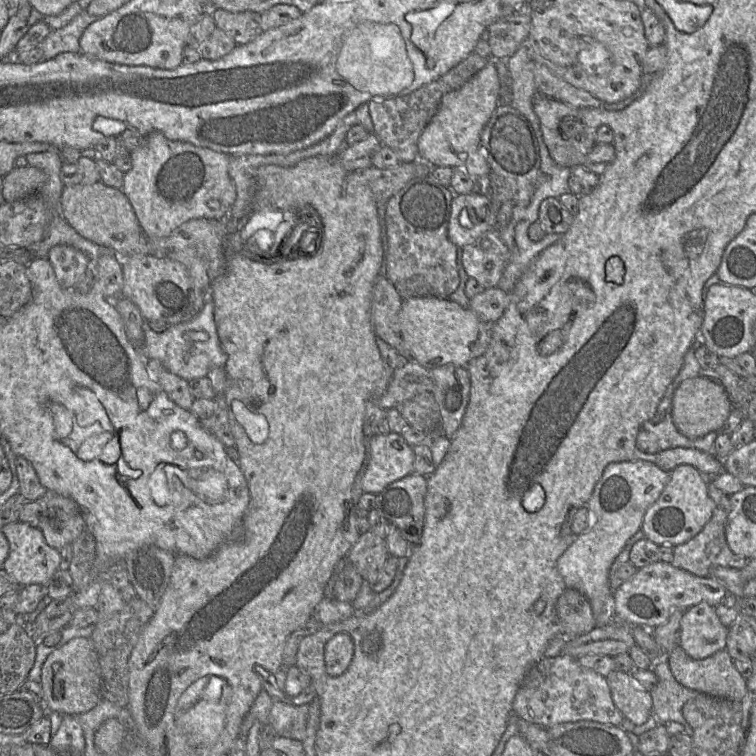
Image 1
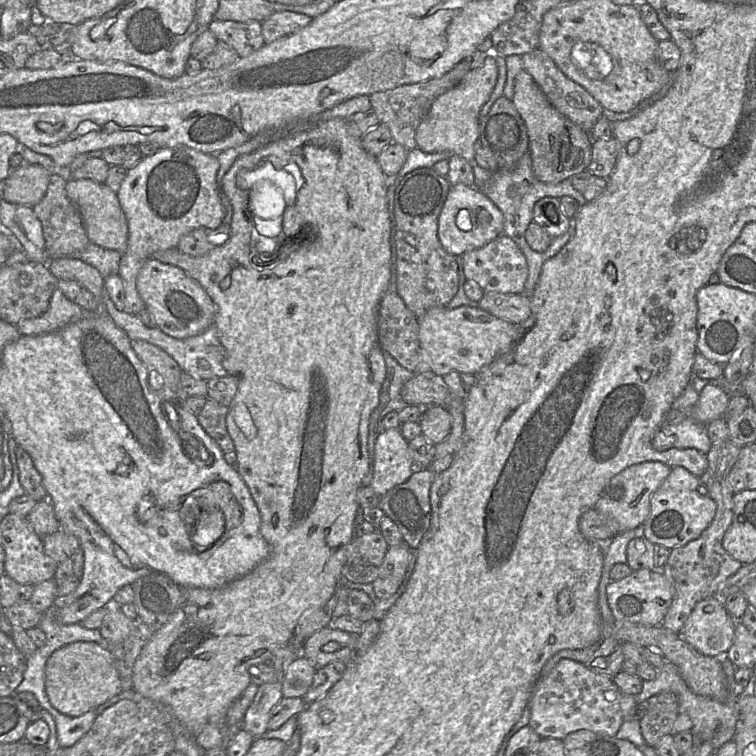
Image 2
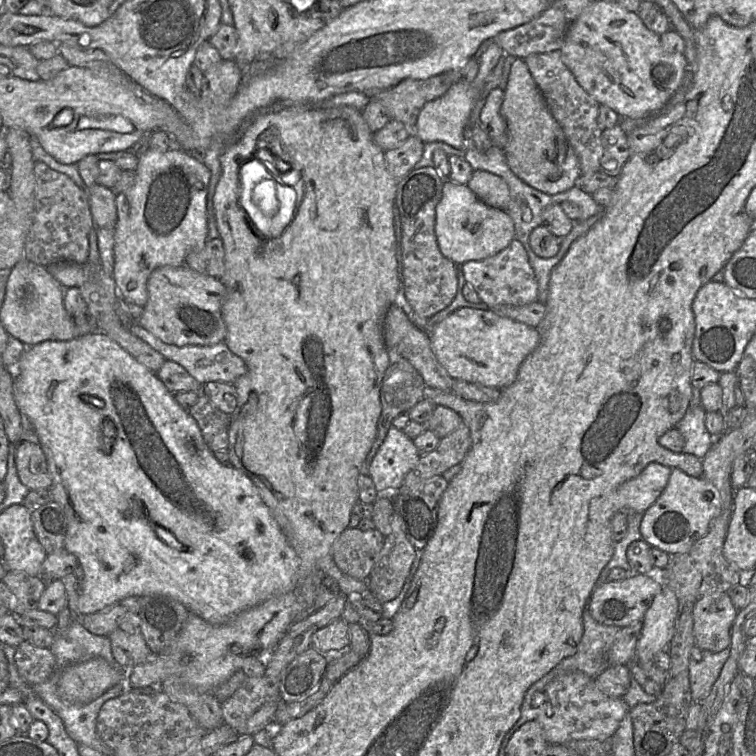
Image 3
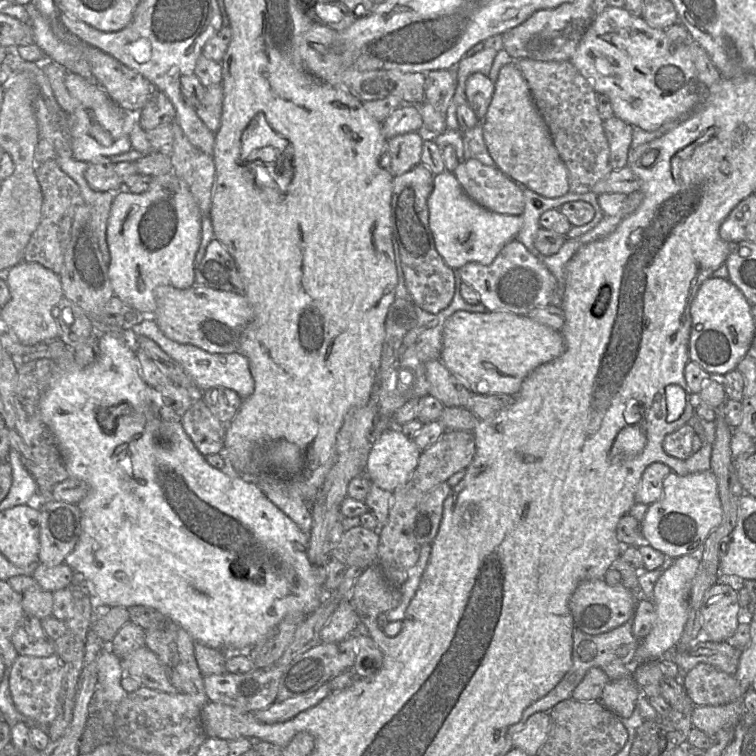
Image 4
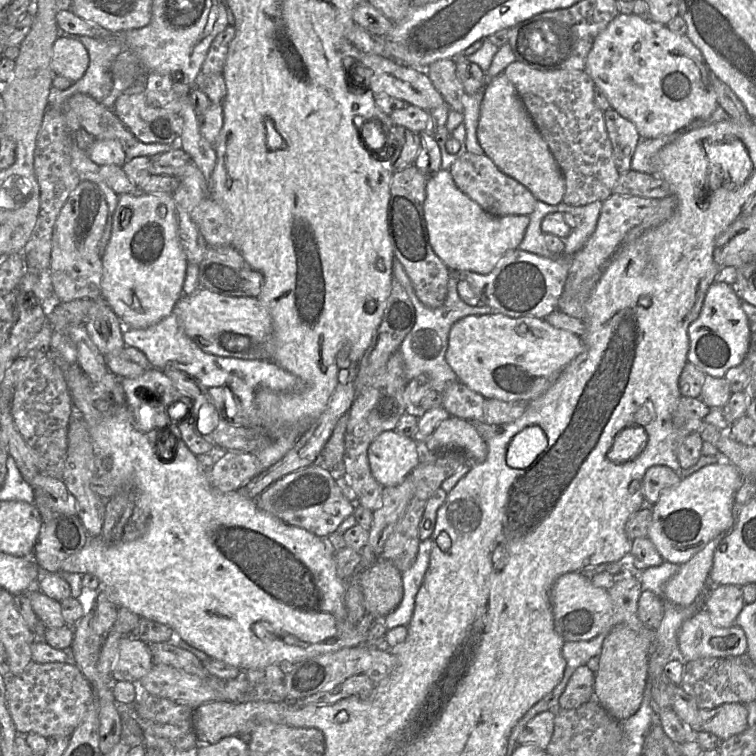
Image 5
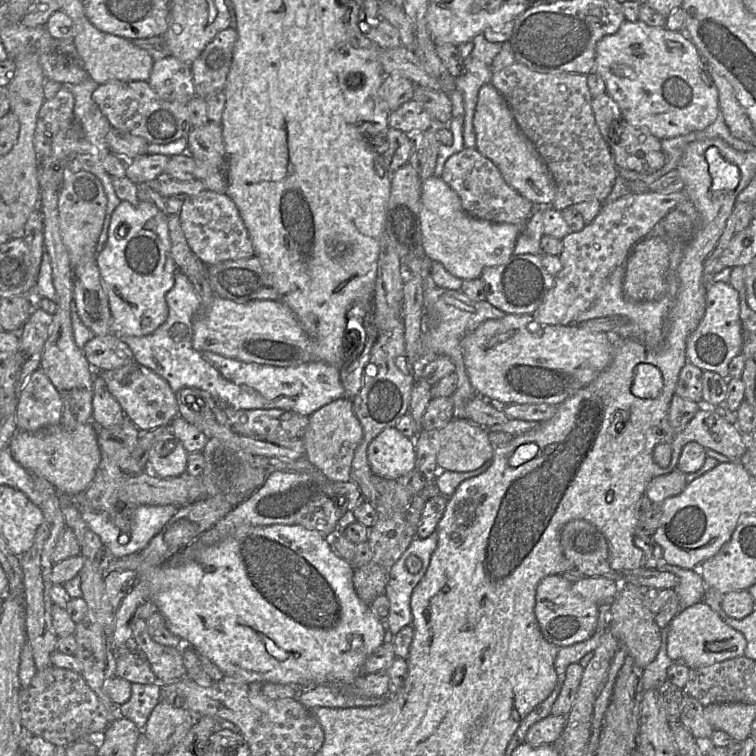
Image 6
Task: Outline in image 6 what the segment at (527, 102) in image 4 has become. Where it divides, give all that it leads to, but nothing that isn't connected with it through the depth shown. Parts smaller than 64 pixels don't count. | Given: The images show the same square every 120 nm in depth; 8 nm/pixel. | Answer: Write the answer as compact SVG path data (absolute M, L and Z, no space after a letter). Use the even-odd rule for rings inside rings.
M491 83L483 85L478 93L473 128L476 149L497 166L509 186L534 204L553 205L557 187L552 173L520 130L503 96Z

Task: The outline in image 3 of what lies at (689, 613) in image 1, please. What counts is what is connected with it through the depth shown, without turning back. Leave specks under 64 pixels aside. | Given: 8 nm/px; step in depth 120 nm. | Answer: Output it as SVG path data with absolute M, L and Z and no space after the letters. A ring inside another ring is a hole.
M714 592L699 598L693 607L695 646L711 652L729 648L737 613L726 592Z

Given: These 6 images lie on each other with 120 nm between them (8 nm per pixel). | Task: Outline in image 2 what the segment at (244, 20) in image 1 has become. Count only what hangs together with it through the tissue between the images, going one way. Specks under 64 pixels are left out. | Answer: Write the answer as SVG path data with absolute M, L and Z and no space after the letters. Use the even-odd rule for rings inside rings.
M214 19L209 27L218 41L232 47L239 57L247 57L264 45L262 23L234 22Z

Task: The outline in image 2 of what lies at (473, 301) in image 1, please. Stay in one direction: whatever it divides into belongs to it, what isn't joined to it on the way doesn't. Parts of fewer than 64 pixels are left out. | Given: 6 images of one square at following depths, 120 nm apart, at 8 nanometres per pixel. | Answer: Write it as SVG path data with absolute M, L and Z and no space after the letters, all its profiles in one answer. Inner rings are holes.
M484 292L478 308L513 324L521 324L531 317L530 297L524 294Z

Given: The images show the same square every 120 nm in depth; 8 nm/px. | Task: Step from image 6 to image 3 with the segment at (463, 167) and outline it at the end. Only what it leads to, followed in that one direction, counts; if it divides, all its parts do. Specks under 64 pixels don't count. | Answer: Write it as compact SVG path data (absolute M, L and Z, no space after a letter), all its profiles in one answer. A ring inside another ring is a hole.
M473 171L467 186L490 207L504 210L510 201L510 191L505 180L490 172Z

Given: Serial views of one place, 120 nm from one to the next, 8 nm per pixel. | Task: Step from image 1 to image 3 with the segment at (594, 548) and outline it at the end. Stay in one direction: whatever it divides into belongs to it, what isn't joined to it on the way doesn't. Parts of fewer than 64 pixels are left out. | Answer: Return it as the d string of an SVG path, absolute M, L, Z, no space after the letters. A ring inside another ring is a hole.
M649 463L639 475L617 489L618 510L643 514L665 489L670 473L668 466Z

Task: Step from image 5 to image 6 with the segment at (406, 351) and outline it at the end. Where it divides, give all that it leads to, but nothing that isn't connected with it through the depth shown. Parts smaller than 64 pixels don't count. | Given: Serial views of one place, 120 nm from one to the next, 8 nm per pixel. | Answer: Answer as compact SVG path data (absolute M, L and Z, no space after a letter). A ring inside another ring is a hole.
M430 273L421 278L421 287L423 311L427 314L427 323L423 323L423 314L421 318L421 363L439 355L448 356L453 361L455 365L454 372L457 375L457 387L451 395L454 405L454 417L466 418L465 406L476 393L466 372L461 340L486 320L502 318L506 313L486 300L479 302L471 300L461 290L449 290L437 286Z

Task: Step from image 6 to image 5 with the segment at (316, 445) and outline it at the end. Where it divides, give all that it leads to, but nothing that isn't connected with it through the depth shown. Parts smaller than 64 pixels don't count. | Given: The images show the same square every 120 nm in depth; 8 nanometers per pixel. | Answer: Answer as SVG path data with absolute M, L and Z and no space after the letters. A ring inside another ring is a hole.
M349 411L338 419L331 436L318 457L317 464L329 471L335 480L339 476L344 476L343 457L348 424Z

